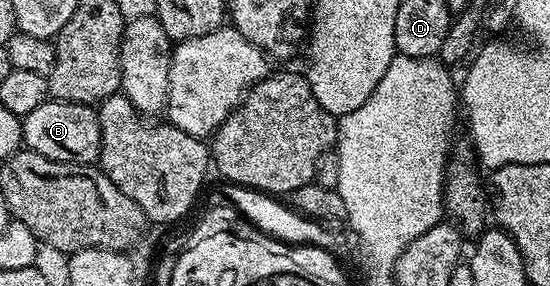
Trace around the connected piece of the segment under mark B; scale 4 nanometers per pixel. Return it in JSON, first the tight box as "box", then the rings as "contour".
{"box":[22,98,100,165],"contour":[[[49,98],[47,103],[38,105],[34,113],[23,116],[22,122],[24,124],[23,146],[42,157],[50,157],[50,161],[92,165],[100,158],[100,117],[95,106],[87,103],[61,103],[59,99]]]}

